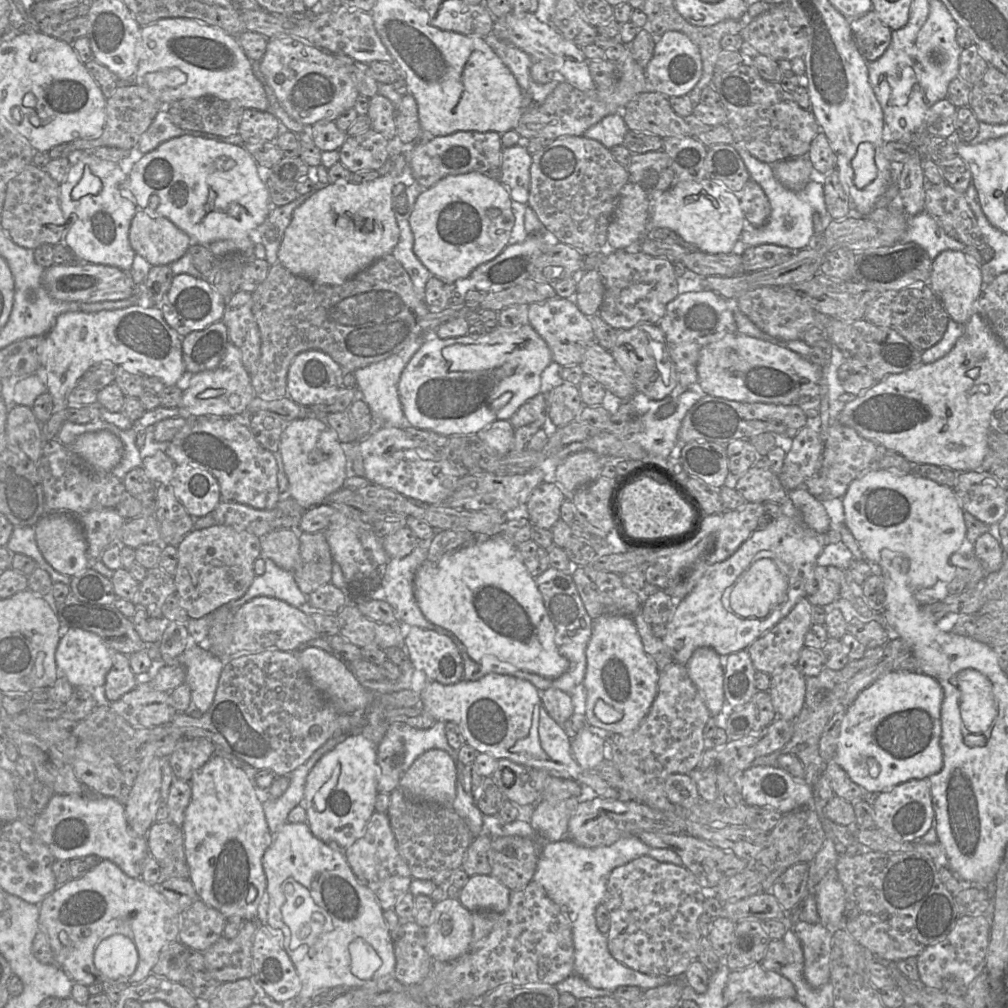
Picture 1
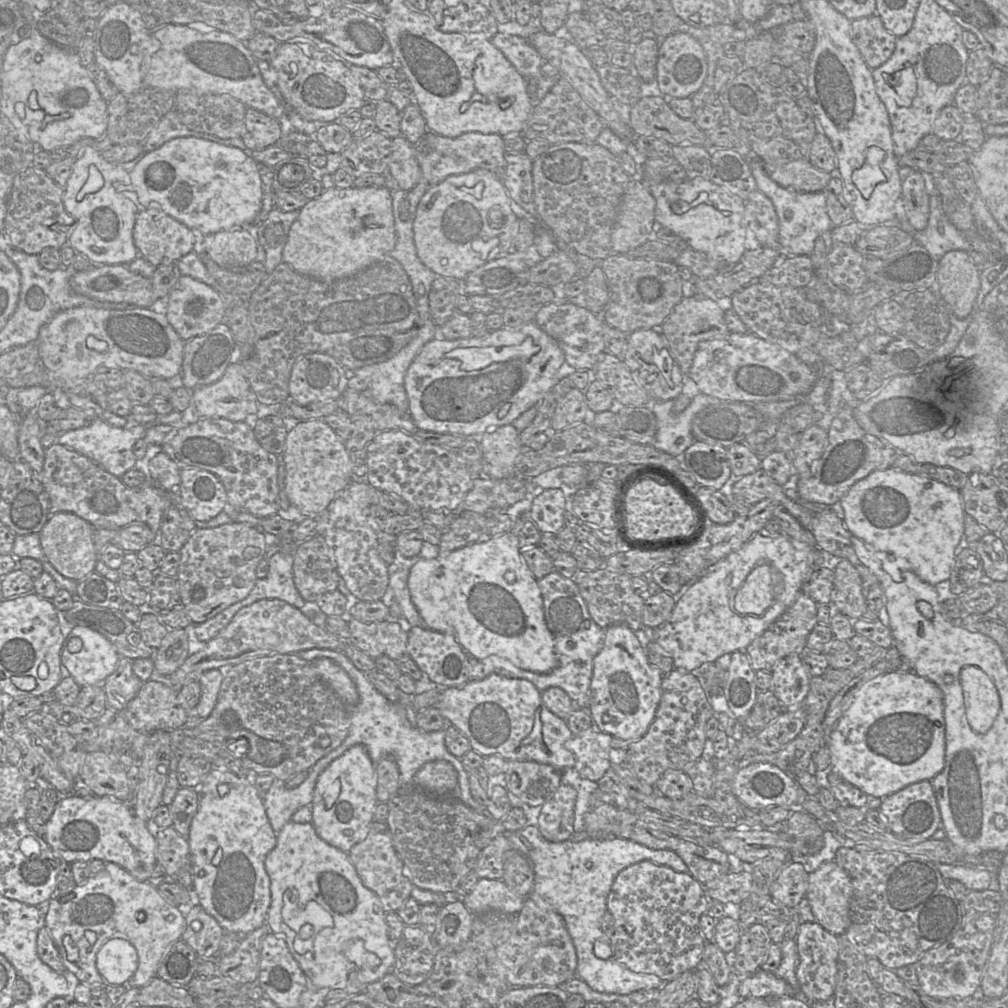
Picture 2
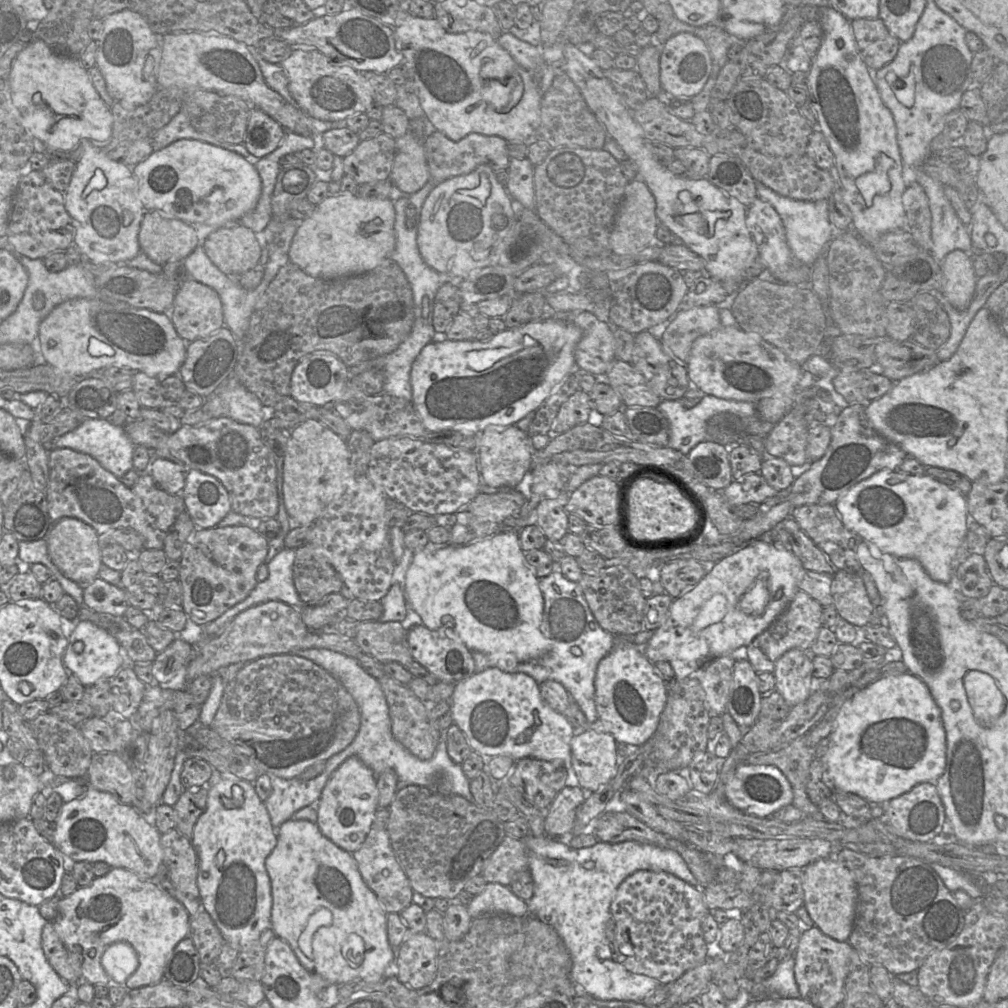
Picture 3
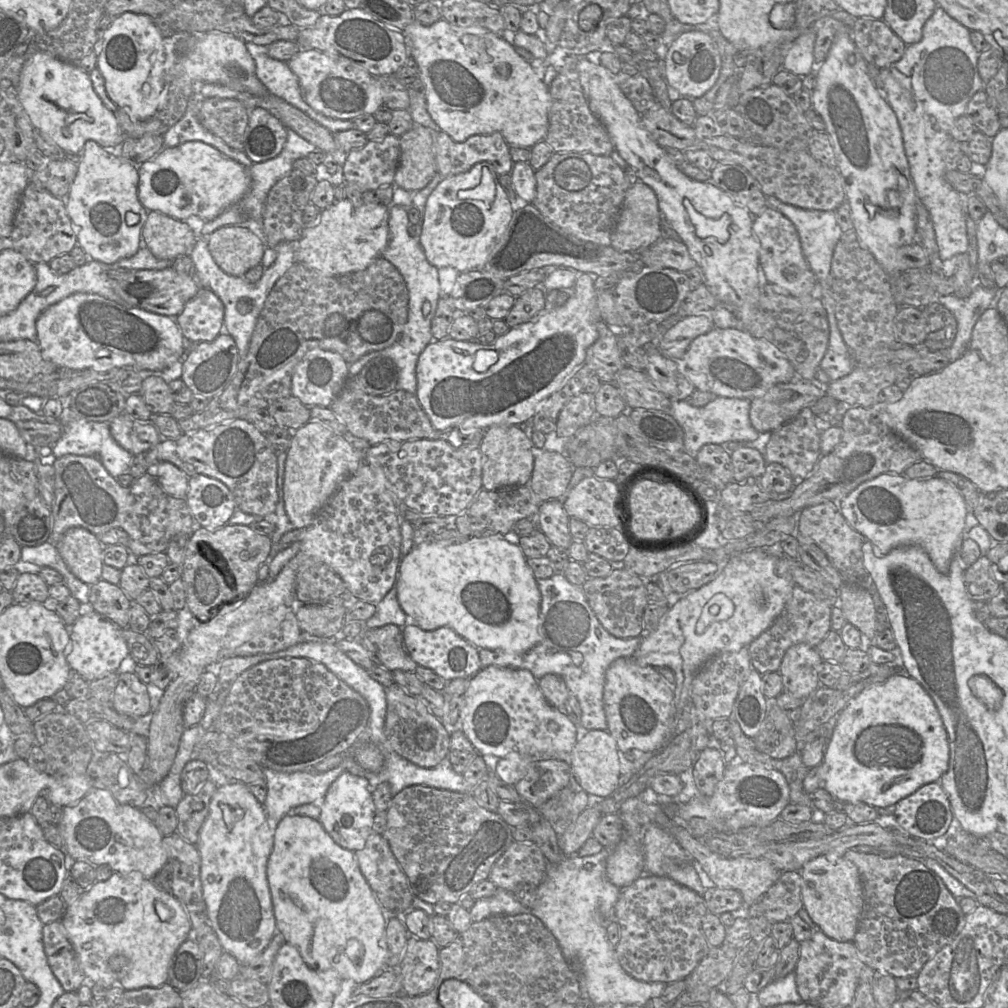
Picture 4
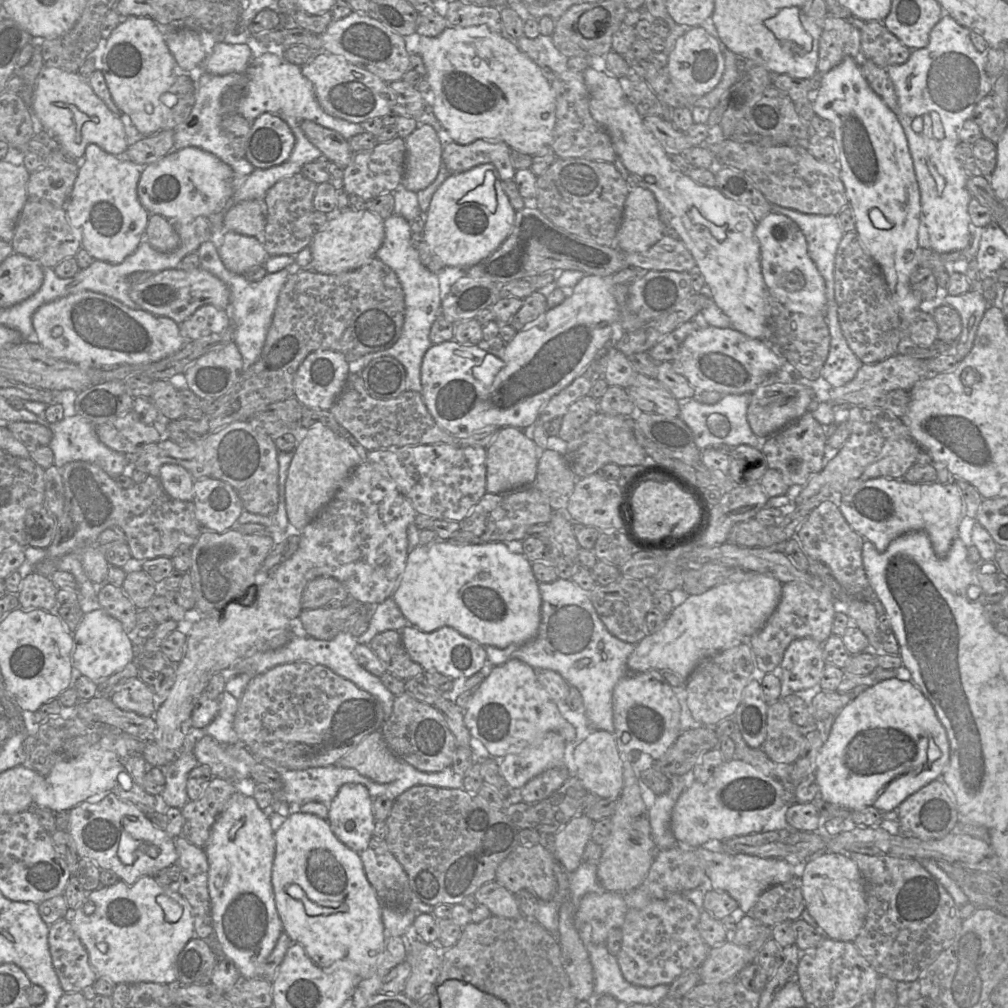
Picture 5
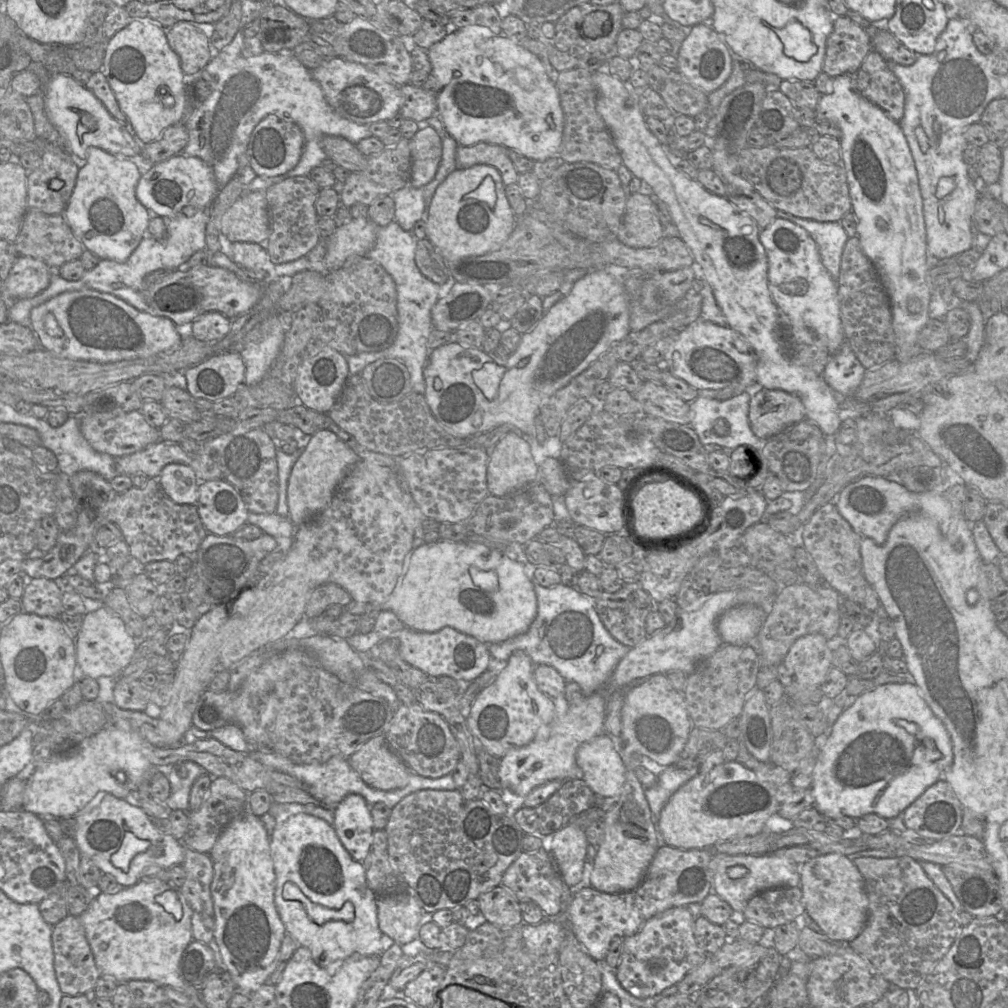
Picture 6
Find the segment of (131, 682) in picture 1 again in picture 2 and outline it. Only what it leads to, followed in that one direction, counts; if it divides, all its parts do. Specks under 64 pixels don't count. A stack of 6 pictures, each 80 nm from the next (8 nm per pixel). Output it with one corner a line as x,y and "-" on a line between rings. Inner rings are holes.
121,656
116,670
103,682
108,706
123,711
138,694
143,681
135,674
132,661

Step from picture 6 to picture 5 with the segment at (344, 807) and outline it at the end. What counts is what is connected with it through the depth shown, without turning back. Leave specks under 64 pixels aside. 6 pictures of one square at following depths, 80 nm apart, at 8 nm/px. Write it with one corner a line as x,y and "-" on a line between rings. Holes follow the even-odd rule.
362,784
342,785
328,805
327,822
335,837
350,850
361,854
373,839
373,798

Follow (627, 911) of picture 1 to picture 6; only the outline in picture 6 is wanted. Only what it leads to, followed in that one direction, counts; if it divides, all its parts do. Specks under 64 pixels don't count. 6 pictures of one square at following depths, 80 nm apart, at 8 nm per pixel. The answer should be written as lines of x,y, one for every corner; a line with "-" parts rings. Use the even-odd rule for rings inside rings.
671,908
649,919
636,934
624,937
624,948
616,969
617,979
631,995
649,998
677,985
707,956
696,942
695,920
688,908

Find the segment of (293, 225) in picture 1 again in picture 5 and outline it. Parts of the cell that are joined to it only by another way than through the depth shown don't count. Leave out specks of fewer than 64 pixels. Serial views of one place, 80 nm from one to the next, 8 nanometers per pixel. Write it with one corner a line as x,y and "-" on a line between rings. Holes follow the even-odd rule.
351,208
336,212
329,216
324,228
314,233
310,244
311,262
310,268
323,274
338,274
361,267
375,254
385,237
384,220
376,213
367,209
355,211

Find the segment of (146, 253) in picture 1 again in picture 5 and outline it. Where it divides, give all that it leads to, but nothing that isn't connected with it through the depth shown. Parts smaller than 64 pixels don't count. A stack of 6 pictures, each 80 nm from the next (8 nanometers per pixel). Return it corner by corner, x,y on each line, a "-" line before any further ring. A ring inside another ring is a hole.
150,214
144,239
160,252
171,252
180,244
174,222
159,214

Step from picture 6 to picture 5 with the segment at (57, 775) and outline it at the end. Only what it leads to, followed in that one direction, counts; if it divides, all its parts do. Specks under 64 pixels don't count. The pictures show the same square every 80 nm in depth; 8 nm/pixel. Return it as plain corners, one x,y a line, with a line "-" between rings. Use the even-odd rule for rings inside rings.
102,735
100,740
90,746
81,756
71,760
59,761
52,766
46,776
37,776
30,787
33,805
47,808
52,812
70,811
95,794
111,791
115,785
117,775
125,770
123,760
127,759
129,755
130,753
123,740
112,735

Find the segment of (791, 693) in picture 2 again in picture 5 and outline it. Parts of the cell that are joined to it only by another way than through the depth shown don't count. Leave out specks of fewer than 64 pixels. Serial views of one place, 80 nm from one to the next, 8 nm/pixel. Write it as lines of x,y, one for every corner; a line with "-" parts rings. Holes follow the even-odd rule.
812,638
794,640
784,653
777,675
786,693
814,692
819,688
826,661
823,643

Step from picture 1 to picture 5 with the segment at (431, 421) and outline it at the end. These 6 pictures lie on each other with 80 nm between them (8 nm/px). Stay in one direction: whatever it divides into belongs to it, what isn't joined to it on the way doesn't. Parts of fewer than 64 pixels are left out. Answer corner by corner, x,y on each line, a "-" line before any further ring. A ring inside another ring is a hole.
586,274
572,289
572,294
567,296
559,305
547,309
546,312
532,325
516,333
515,337
498,351
498,356
488,353
474,344
461,344
455,340
432,344
426,351
421,365
421,395
423,401
437,425
447,433
457,437
468,437
487,427
514,427
525,429
533,424
539,417
548,401
562,389
568,386
577,375
601,353
614,343
614,337
621,331
618,322
618,304
612,295
605,279
601,276

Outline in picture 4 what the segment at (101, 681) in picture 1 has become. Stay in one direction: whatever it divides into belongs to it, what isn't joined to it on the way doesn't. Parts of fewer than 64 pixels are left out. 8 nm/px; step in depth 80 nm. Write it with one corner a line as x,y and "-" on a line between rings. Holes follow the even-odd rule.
96,611
80,616
70,631
71,651
66,660
70,668
86,681
100,679
110,673
118,673
124,659
129,655
122,629

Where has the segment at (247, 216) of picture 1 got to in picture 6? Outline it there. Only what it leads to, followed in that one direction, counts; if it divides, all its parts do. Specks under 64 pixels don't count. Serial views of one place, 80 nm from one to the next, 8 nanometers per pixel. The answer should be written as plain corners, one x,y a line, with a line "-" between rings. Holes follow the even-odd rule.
177,154
153,167
139,179
136,198
152,216
176,217
186,206
210,209
219,192
212,168
198,157

